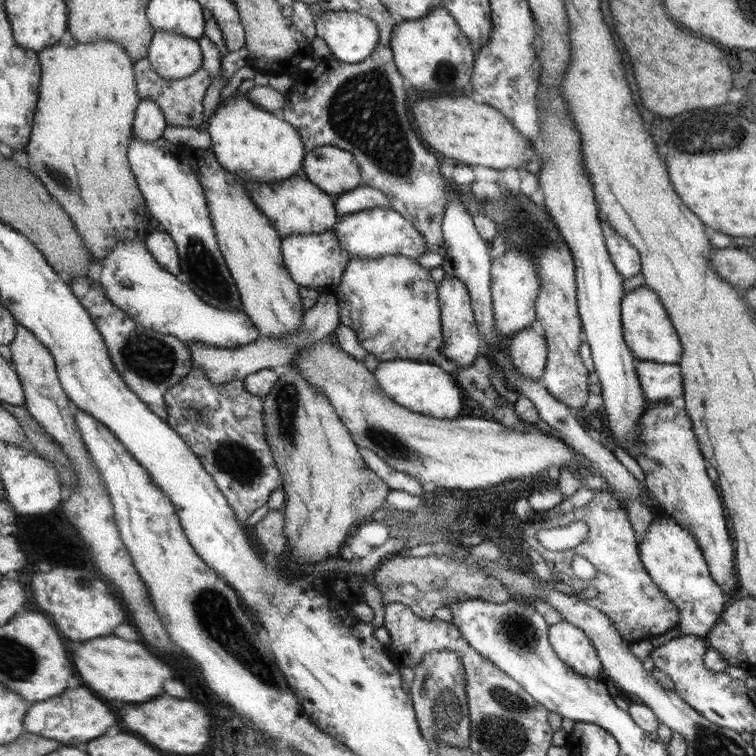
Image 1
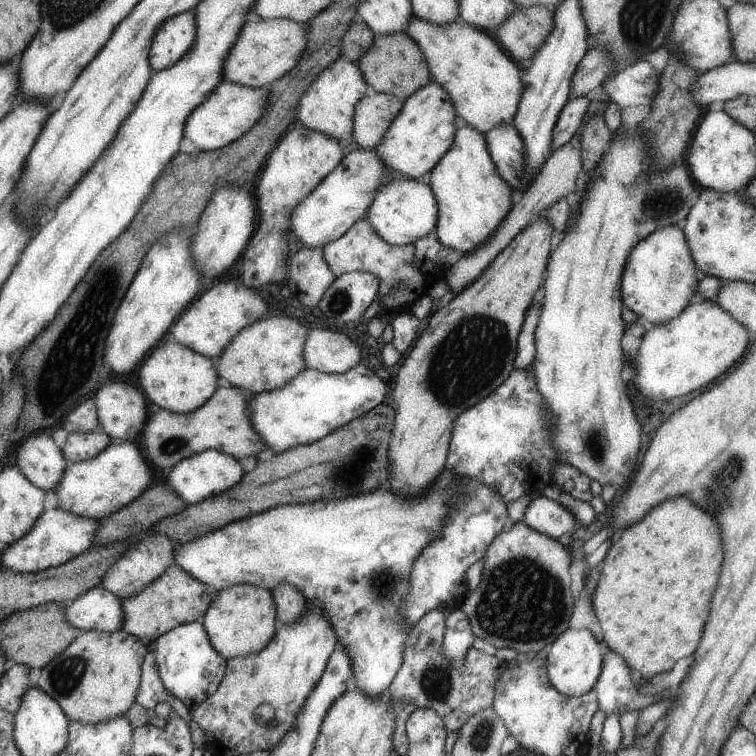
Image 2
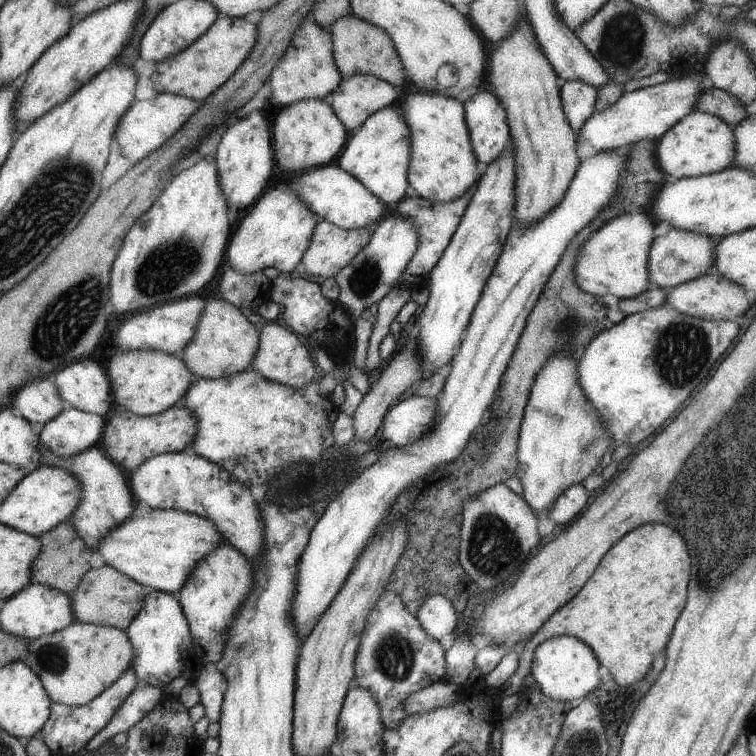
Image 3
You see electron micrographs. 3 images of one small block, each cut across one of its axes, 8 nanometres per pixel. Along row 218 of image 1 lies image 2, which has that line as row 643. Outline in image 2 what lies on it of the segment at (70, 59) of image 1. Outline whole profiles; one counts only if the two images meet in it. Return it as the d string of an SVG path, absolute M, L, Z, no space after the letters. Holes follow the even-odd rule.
M124 630L113 633L83 631L64 653L60 653L44 666L40 672L37 687L49 694L50 698L58 698L58 704L70 721L97 725L109 718L124 716L130 706L135 703L141 686L141 666L149 651L150 646L143 643L141 638L136 638Z

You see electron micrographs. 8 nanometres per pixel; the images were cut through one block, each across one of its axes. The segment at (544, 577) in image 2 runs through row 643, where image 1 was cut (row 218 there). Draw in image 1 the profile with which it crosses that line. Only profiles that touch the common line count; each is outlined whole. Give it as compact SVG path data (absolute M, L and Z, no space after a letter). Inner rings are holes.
M477 182L468 186L474 198L480 202L478 212L470 207L470 214L477 219L488 216L496 224L506 240L507 248L520 248L530 252L537 261L541 274L541 290L537 298L537 319L545 330L548 342L548 362L545 374L541 376L542 386L558 400L562 400L571 410L583 410L588 404L588 370L580 358L580 332L582 330L580 308L576 306L576 261L569 244L562 239L557 224L554 223L546 207L542 208L528 195L519 192L508 193L496 182Z

